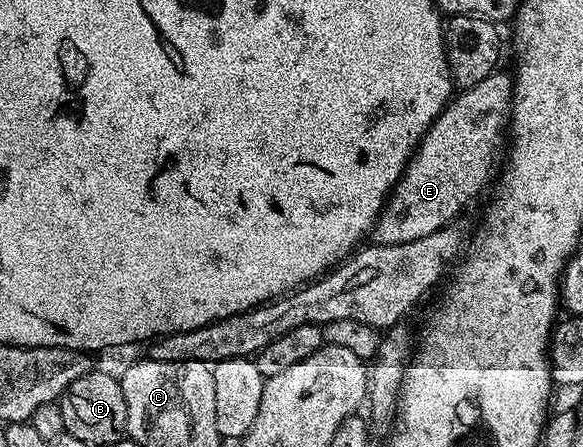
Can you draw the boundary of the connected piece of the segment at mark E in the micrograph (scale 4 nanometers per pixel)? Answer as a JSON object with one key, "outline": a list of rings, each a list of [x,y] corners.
{"outline":[[[494,72],[487,80],[462,89],[421,137],[371,231],[376,245],[407,244],[407,240],[439,232],[488,184],[489,177],[491,182],[497,153],[502,153],[507,142],[513,100],[513,79],[501,73]]]}

